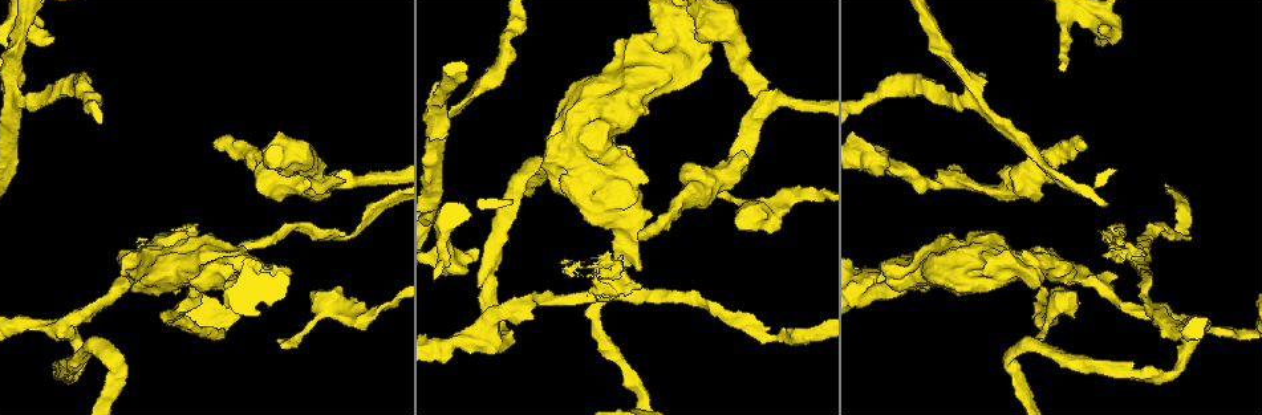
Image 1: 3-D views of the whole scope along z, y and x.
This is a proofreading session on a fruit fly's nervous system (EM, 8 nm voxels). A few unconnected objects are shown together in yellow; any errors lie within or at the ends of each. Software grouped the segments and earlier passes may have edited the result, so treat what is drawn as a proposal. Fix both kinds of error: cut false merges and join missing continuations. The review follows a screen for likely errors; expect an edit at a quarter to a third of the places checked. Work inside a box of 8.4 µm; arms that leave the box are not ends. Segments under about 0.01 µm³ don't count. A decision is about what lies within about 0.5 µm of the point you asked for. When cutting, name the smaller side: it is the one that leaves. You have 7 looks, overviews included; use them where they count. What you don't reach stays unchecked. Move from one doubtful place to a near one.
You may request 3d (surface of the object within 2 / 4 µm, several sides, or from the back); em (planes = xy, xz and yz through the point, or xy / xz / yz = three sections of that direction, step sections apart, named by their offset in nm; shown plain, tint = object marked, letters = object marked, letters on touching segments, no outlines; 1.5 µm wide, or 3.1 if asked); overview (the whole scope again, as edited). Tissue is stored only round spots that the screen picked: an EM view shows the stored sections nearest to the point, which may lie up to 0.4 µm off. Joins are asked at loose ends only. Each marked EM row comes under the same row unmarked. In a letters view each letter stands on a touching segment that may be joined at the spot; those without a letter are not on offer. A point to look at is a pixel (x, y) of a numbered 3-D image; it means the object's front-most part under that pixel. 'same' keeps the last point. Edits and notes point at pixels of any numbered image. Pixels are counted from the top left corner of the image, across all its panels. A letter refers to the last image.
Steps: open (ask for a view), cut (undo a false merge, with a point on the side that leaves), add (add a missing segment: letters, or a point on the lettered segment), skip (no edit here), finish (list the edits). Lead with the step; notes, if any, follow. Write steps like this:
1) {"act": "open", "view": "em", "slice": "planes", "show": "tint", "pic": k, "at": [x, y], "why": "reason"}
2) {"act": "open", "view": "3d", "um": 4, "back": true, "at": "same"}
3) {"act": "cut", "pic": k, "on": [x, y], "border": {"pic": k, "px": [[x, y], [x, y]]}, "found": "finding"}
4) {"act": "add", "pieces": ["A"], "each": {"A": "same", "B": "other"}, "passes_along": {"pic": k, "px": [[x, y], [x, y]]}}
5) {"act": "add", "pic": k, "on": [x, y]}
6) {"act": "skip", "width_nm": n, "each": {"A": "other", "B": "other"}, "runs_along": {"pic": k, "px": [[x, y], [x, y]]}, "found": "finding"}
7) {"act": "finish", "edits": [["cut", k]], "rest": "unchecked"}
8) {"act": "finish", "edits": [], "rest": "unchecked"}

{"act": "open", "view": "em", "slice": "planes", "show": "letters", "pic": 1, "at": [479, 250], "why": "an open end"}

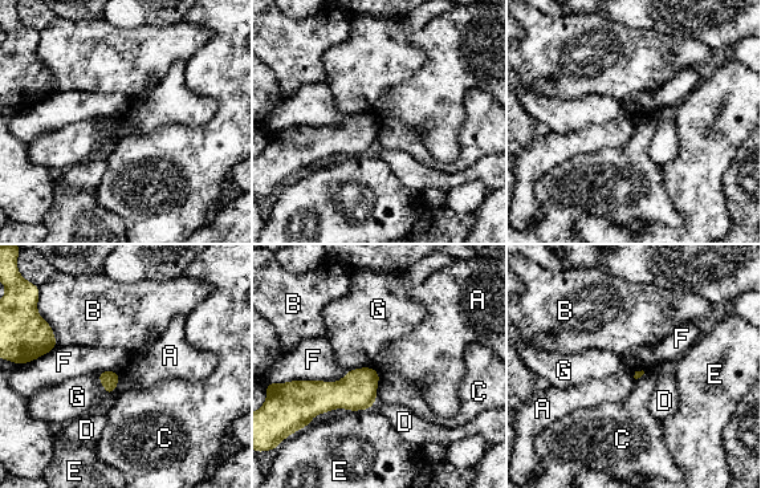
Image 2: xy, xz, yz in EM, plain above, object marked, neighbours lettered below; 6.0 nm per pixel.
{"act": "skip", "each": {"A": "other", "B": "other", "C": "other", "D": "other", "E": "other", "F": "other", "G": "other"}, "border": {"pic": 2, "px": [[119, 373], [119, 381], [113, 391]]}, "found": "none of them fits"}

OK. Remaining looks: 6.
{"act": "open", "view": "em", "slice": "xy", "step": 8, "show": "tint", "pic": 1, "at": [696, 59], "why": "closes a loop"}

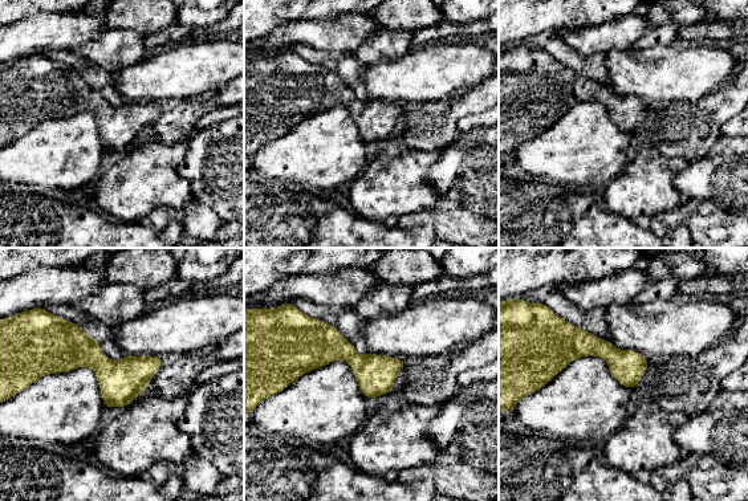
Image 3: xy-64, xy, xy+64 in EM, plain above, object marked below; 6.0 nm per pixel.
{"act": "open", "view": "em", "slice": "planes", "show": "letters", "at": "same", "why": "another direction"}

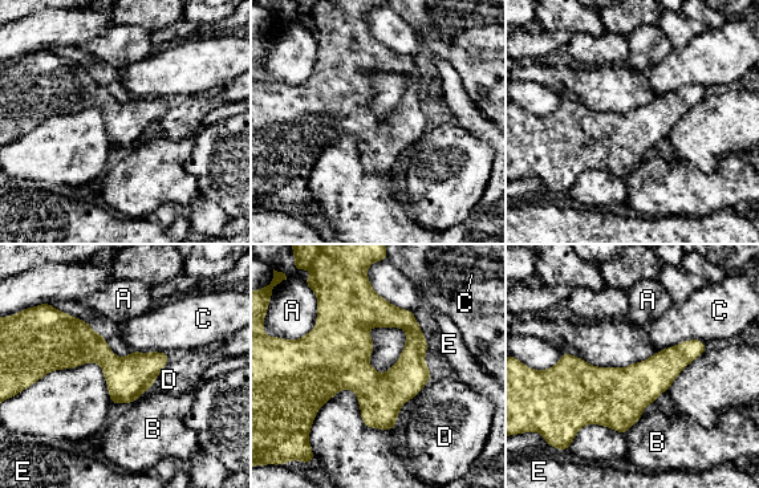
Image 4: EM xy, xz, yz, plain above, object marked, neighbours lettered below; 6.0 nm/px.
{"act": "skip", "each": {"A": "other", "B": "other", "C": "other", "D": "other", "E": "other"}, "border": {"pic": 4, "px": [[642, 413], [625, 434]]}, "found": "all the same cell"}

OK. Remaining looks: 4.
{"act": "open", "view": "em", "slice": "planes", "show": "tint", "pic": 1, "at": [111, 356], "why": "abrupt turn"}

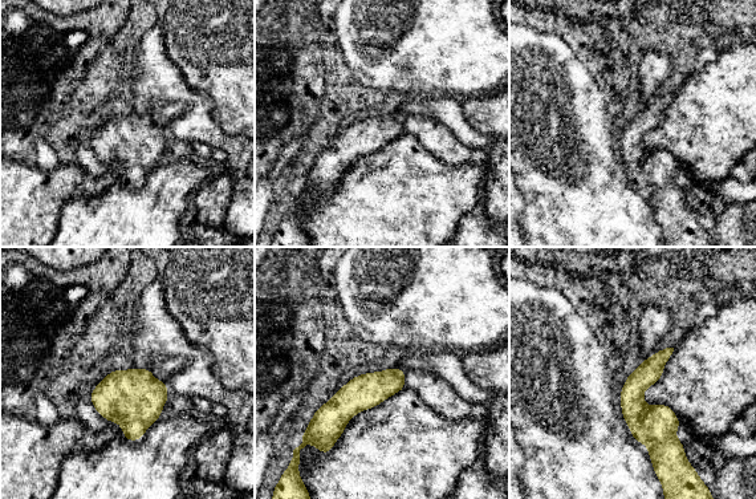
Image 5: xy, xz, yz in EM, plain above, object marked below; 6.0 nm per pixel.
{"act": "open", "view": "em", "slice": "planes", "show": "letters", "at": "same"}

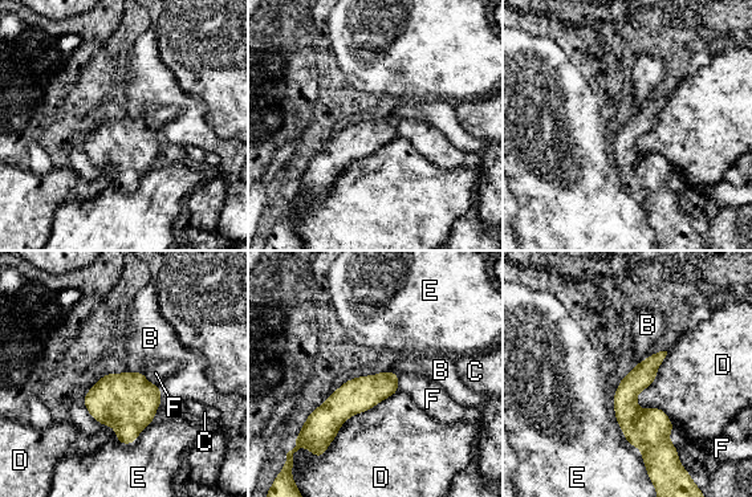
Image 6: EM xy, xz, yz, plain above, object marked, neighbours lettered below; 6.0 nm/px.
{"act": "skip", "each": {"B": "other", "C": "other", "D": "other", "E": "other", "F": "other"}, "runs_along": {"pic": 6, "px": [[662, 354], [630, 386], [655, 464]]}, "found": "continuous, no second cell"}

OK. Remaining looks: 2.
{"act": "finish", "edits": [], "rest": "unchecked"}

